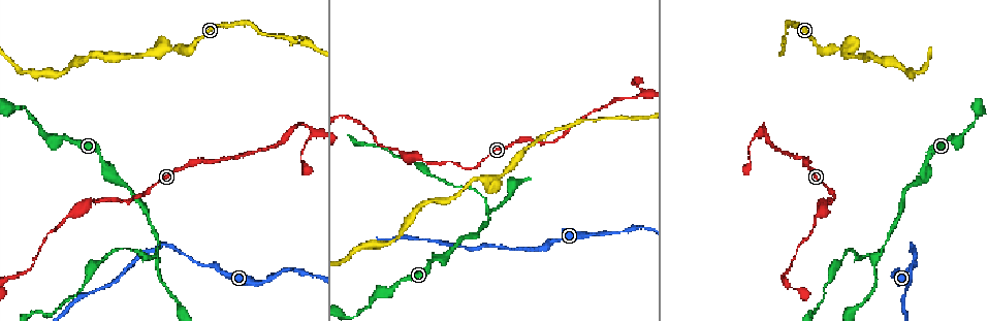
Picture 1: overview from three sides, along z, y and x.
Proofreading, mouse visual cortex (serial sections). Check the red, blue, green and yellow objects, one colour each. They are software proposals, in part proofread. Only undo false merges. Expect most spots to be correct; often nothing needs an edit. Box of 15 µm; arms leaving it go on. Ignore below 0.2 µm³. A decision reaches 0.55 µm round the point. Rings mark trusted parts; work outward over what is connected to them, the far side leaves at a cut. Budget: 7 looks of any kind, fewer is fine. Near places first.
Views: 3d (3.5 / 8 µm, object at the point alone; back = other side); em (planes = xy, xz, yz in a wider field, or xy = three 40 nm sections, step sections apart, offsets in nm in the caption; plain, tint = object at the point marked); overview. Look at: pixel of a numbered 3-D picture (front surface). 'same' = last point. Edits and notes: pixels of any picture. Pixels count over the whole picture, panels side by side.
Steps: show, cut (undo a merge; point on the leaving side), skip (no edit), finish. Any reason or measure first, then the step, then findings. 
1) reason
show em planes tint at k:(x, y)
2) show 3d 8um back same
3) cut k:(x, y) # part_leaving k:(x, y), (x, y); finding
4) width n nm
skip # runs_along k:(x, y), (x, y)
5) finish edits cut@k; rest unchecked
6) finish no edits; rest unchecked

narrows sharply
show 3d 3.5um at 1:(171, 49)

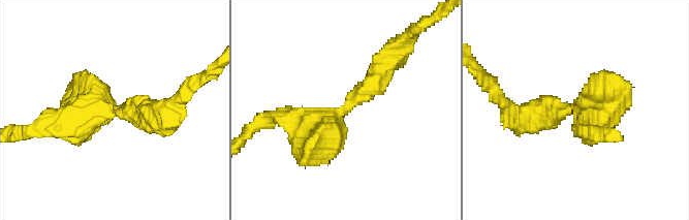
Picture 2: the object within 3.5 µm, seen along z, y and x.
now the EM
show em xy step 3 tint at 2:(115, 107)

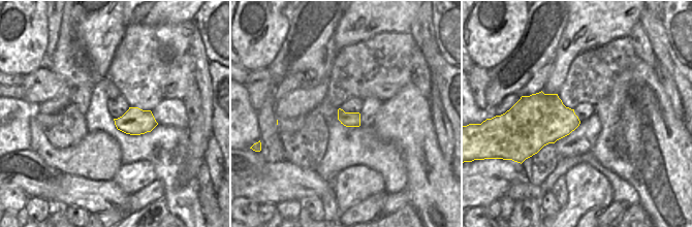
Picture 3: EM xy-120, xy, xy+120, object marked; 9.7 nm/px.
skip # continuous, no second cell

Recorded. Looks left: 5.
sharp bend
show 3d 3.5um at 1:(761, 129)

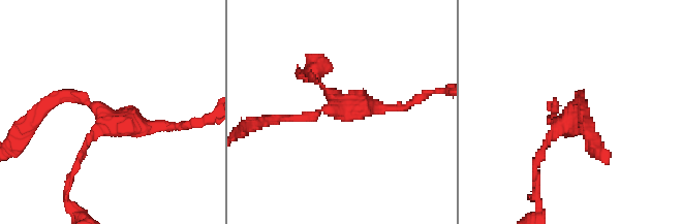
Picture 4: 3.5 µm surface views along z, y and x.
show em xy step 3 tint at 4:(571, 115)

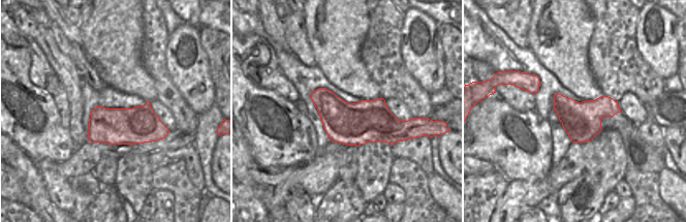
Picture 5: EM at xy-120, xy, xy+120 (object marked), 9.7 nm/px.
show em planes tint same

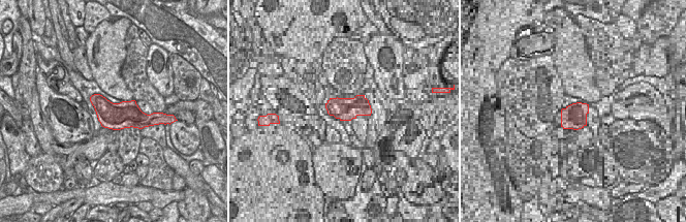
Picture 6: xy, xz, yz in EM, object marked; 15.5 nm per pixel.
skip # continuous, no second cell

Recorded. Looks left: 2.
side arm on a straight run
show 3d 3.5um at 1:(156, 255)

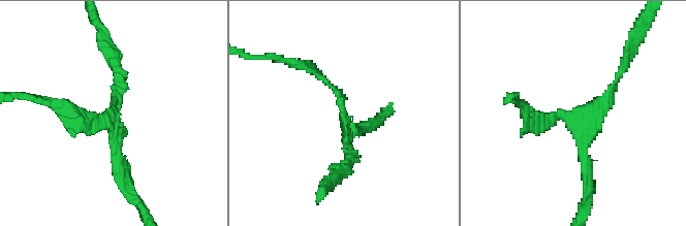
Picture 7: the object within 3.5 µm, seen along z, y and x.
show em xy step 2 tint at 7:(344, 133)

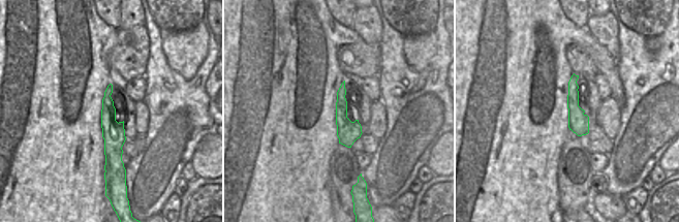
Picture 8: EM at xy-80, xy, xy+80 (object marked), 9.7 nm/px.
skip # runs_along 8:(110, 88), (112, 162); continuous, no second cell

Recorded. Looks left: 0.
finish no edits; rest unchecked

